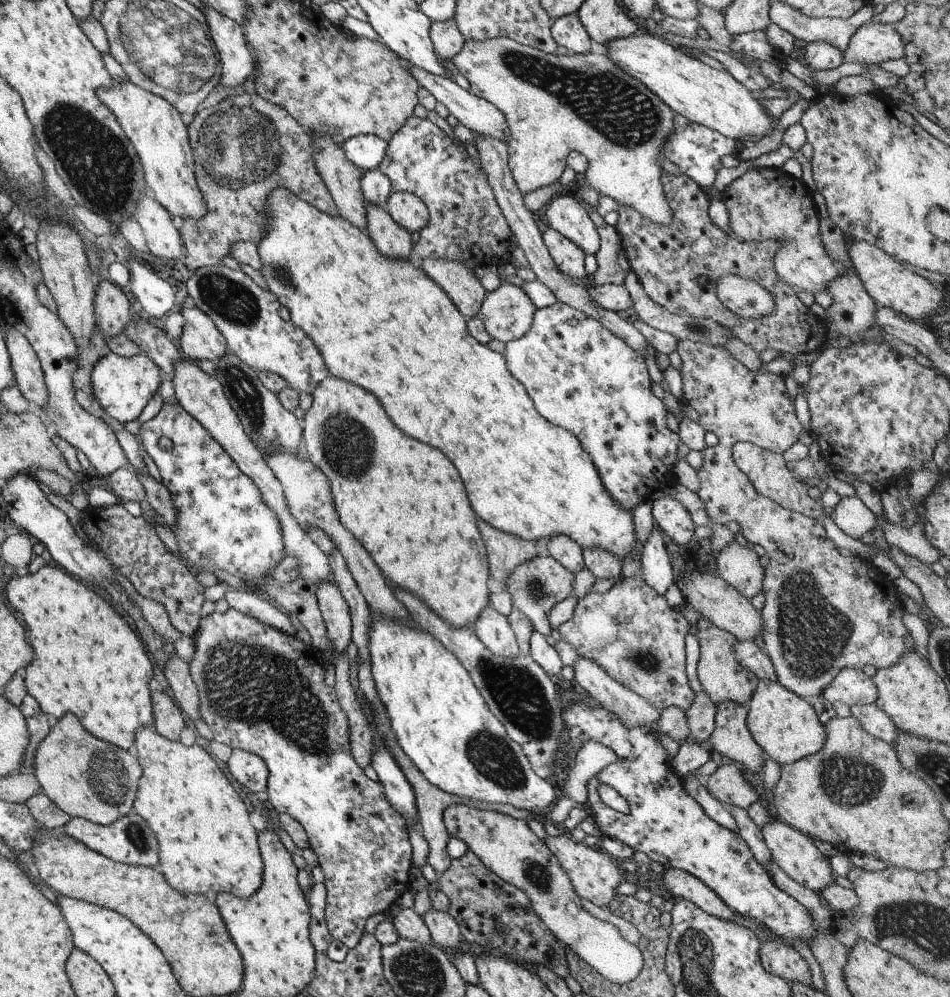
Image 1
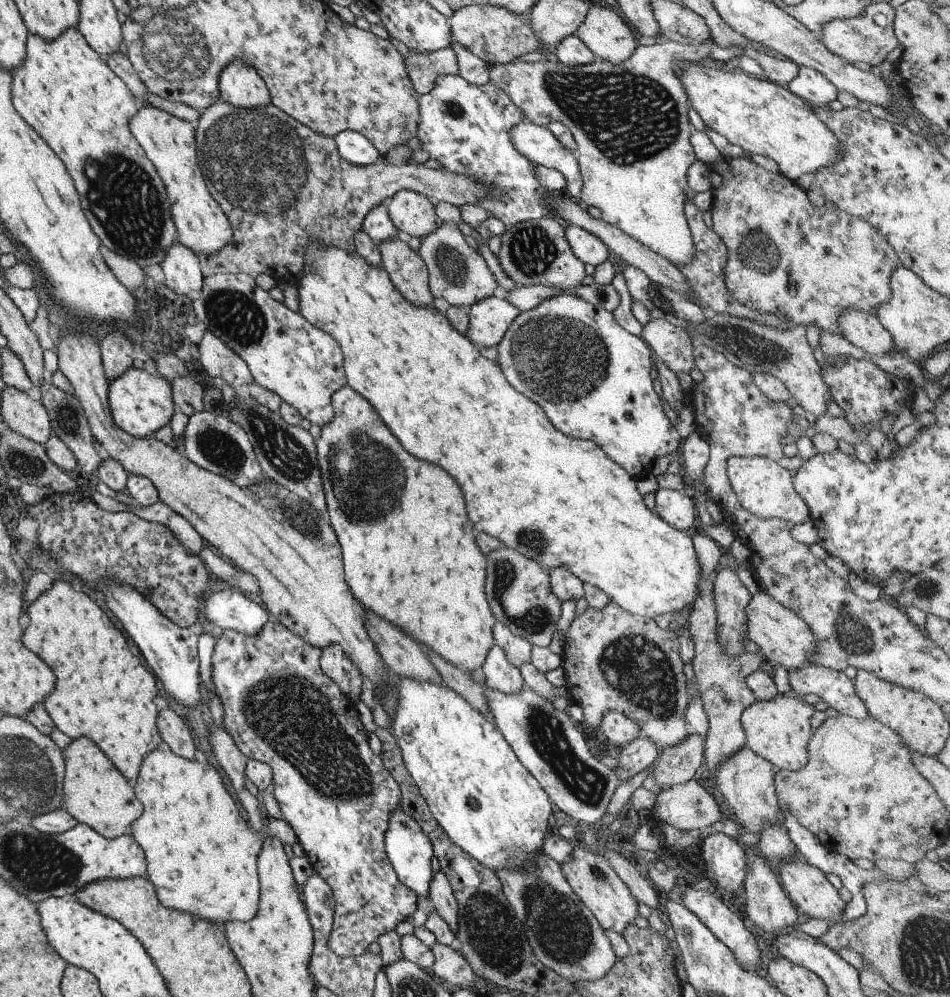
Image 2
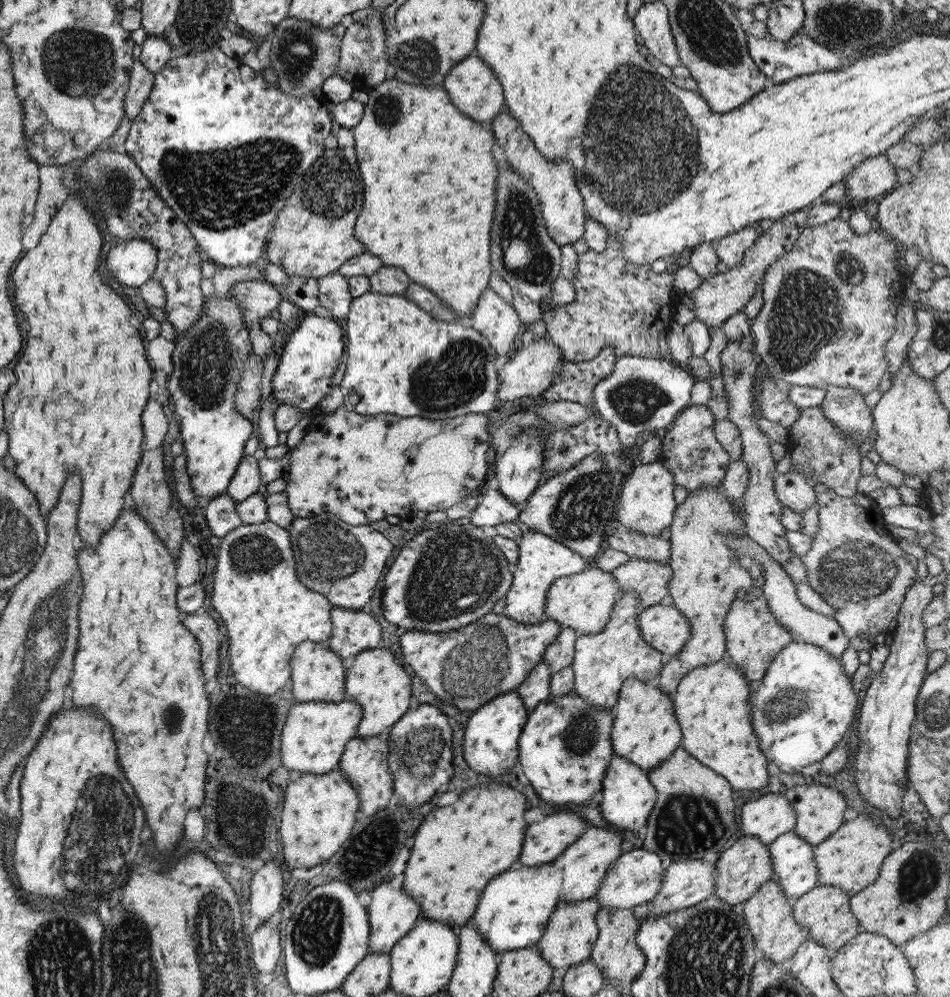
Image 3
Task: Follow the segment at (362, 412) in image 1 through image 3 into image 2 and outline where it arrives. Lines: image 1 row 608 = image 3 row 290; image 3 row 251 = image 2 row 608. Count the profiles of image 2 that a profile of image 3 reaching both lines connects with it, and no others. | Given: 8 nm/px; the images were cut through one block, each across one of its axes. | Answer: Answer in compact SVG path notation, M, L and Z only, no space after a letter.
M345 384L331 394L331 408L333 408L331 422L320 427L319 437L314 440L313 444L316 450L317 466L319 466L320 470L327 518L331 528L334 530L337 544L340 546L344 580L351 592L351 596L360 603L364 610L369 610L375 616L379 616L379 618L387 620L389 624L397 626L401 632L407 634L407 636L422 646L423 649L429 648L431 652L443 658L449 664L453 664L461 672L470 674L480 672L487 650L494 645L492 637L494 618L484 595L486 556L481 554L477 550L477 546L475 546L473 528L471 528L471 524L469 524L469 520L465 516L465 506L463 506L461 490L457 488L455 480L449 474L445 474L439 466L433 466L429 462L417 460L411 454L407 454L403 450L403 446L399 444L399 441L389 432L387 426L379 418L376 410L365 398L357 394L354 390L351 390L349 385Z

